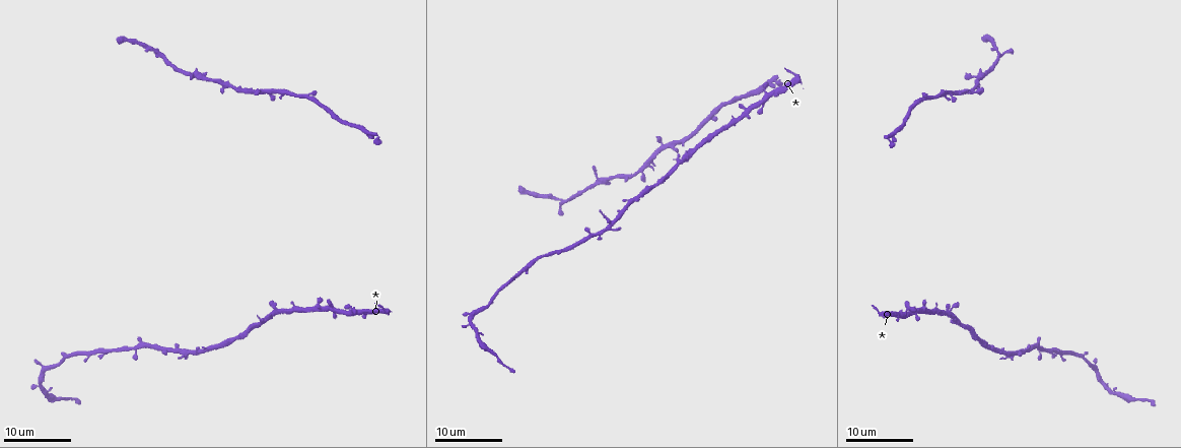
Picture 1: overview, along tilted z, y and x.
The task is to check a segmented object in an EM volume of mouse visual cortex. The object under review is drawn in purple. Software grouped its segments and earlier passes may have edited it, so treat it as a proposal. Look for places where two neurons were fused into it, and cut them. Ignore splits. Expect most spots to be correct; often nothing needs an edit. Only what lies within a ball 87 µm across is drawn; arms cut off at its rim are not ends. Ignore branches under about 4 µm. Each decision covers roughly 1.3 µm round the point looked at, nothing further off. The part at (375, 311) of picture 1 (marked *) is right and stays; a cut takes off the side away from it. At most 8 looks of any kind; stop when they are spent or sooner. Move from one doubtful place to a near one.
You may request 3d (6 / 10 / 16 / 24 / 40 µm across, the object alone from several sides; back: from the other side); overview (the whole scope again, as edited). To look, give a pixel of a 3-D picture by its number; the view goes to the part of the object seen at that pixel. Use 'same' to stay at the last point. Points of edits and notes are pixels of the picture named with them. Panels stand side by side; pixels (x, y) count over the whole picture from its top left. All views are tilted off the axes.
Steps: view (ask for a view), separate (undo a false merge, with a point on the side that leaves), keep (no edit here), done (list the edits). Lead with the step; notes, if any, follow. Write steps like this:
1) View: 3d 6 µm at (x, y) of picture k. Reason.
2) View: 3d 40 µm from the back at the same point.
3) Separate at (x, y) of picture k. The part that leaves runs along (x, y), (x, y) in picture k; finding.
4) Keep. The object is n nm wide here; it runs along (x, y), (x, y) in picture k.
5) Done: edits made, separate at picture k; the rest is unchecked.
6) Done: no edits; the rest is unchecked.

View: 3d 24 µm at (347, 314) of picture 1. Thin neck.

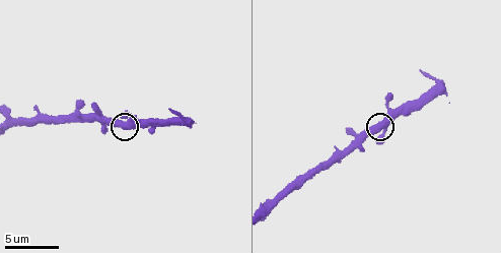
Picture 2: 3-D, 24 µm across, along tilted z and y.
View: 3d 6 µm at (121, 124) of picture 2.

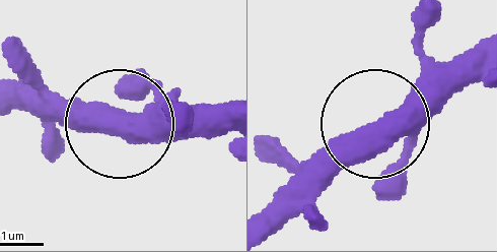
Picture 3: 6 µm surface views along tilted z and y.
Keep. It runs along (480, 42), (298, 199) in picture 3; all the same neuron.

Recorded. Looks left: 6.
View: 3d 24 µm at (556, 200) of picture 1. Narrows sharply.

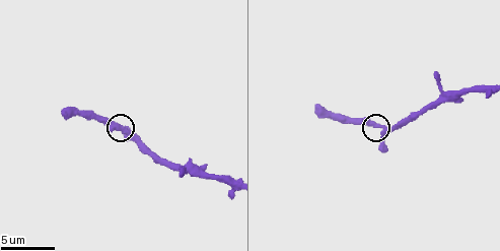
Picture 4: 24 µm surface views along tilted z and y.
View: 3d 6 µm at (120, 130) of picture 4.

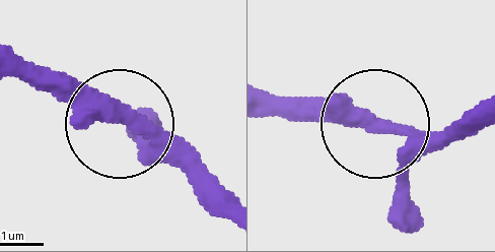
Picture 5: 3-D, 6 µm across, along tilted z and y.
View: 3d 6 µm from the back at (128, 124) of picture 5.

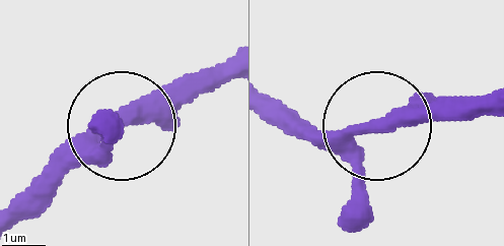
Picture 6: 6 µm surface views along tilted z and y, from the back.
Keep. It runs along (276, 100), (333, 135), (476, 111) in picture 6; all the same neuron.

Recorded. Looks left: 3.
View: 3d 6 µm at (458, 91) of picture 4. Sudden change in width.

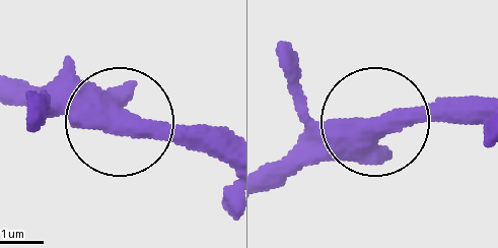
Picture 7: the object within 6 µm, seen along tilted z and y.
View: 3d 6 µm from the back at (119, 122) of picture 7.

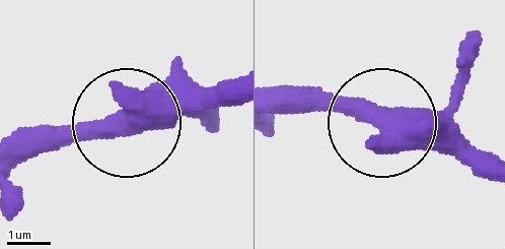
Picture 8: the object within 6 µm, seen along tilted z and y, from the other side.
Keep. The object is 500 nm wide here; one neuron here.

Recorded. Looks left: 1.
Done: no edits; the rest is unchecked.

